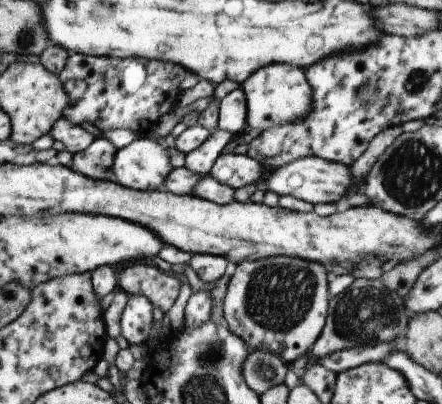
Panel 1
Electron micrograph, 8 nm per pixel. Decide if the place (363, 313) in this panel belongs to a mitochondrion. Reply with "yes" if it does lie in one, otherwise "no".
yes

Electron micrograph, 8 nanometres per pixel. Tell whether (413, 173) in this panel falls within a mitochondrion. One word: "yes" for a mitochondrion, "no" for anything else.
yes

